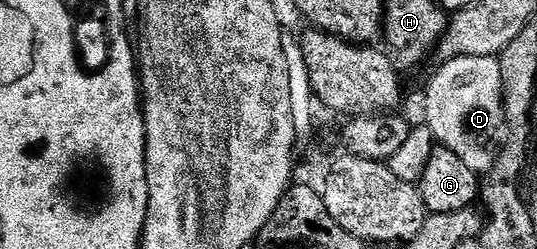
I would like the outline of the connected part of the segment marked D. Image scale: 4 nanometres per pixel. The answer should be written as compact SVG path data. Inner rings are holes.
M462 56L439 67L424 94L424 118L431 137L459 156L477 176L487 174L494 164L506 133L502 72L496 58Z

